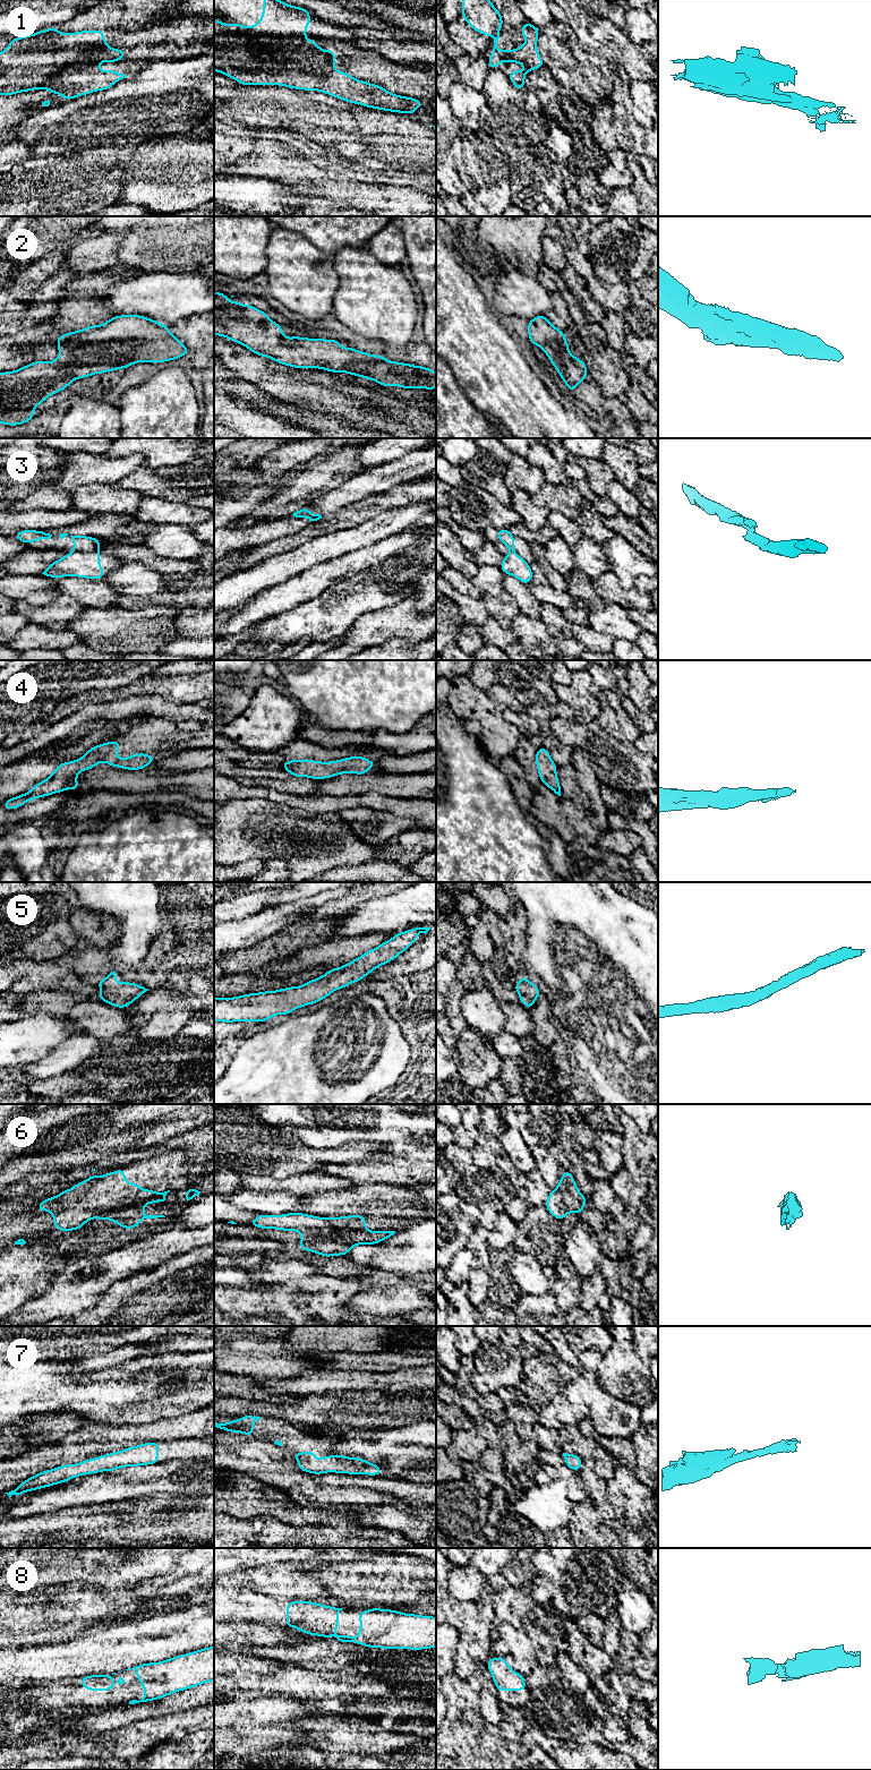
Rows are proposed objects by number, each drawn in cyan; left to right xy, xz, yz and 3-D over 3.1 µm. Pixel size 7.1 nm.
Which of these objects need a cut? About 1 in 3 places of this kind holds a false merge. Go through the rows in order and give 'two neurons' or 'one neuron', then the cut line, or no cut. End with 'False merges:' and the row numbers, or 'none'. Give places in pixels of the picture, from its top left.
1: one neuron | no cut
2: one neuron | no cut
3: two neurons | xy (97, 548), (91, 552), (75, 552)
4: one neuron | no cut
5: one neuron | no cut
6: one neuron | no cut
7: one neuron | no cut
8: one neuron | no cut
False merges: 3

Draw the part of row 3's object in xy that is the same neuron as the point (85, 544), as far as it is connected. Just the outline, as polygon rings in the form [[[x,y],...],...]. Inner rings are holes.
[[[70,536],[74,544],[75,551],[91,553],[100,548],[102,541],[94,537],[86,536]]]

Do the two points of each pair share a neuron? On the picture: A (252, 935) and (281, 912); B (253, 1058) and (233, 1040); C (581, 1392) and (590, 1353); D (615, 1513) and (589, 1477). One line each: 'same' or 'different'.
A: same
B: different
C: same
D: same

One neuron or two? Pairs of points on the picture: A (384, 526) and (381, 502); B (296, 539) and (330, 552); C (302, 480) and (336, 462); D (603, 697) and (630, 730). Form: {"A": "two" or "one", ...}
{"A": "two", "B": "two", "C": "one", "D": "one"}

